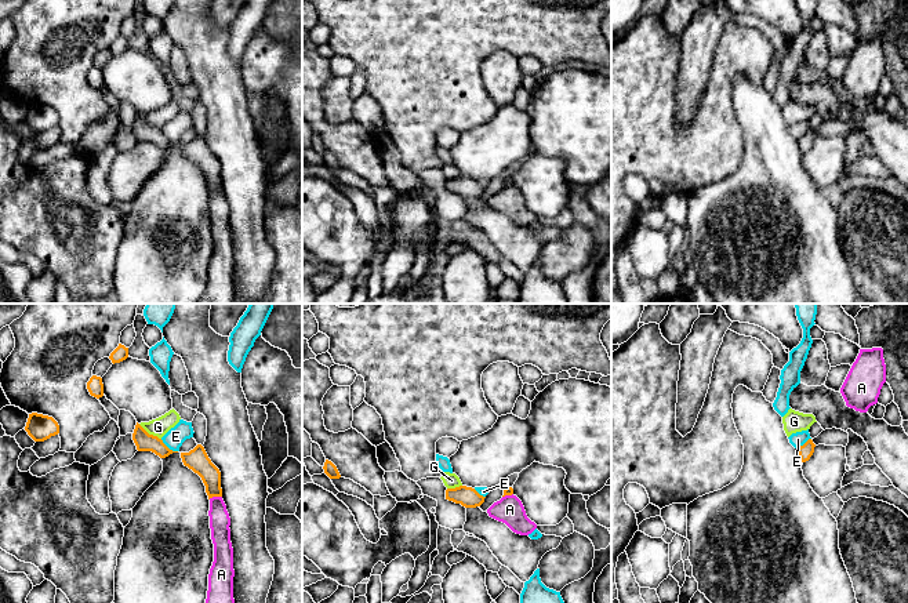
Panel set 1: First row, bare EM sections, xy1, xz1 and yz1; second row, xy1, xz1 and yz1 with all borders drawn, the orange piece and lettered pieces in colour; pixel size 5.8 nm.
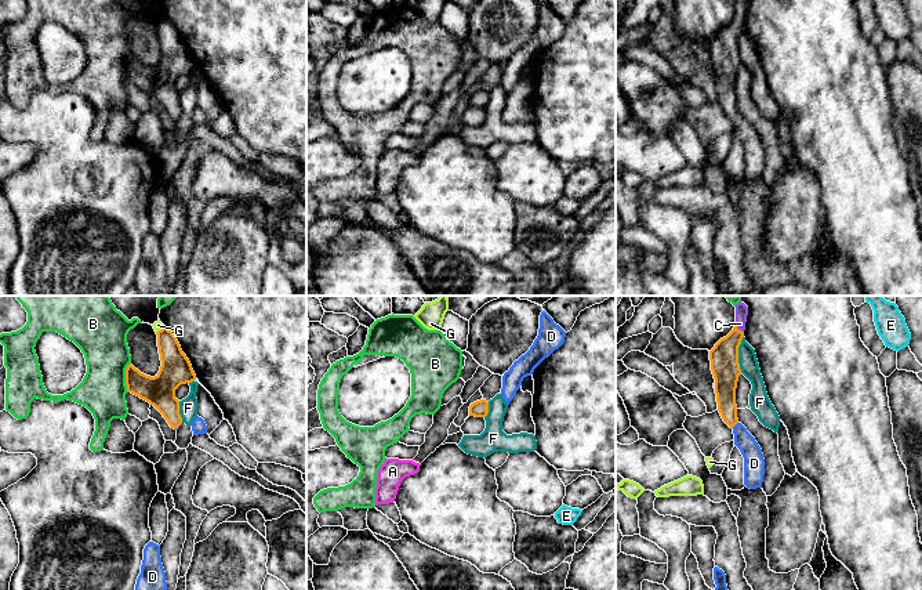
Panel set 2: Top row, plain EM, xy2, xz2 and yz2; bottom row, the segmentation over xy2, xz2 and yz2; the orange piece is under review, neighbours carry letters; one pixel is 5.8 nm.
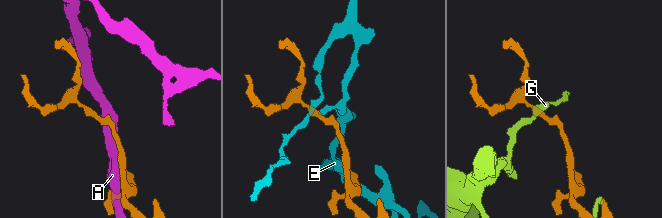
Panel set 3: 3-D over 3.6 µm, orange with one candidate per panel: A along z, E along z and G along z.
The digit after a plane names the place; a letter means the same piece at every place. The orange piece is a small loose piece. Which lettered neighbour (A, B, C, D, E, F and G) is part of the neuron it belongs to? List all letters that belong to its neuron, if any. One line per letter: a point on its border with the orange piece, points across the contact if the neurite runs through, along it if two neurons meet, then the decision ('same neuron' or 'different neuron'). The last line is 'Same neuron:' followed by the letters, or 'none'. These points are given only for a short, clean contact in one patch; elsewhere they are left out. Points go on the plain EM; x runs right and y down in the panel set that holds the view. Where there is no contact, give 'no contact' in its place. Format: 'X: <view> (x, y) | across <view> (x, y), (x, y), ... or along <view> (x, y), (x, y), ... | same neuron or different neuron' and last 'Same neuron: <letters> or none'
A: xy1 (214, 186) | different neuron
B: xy2 (126, 68) | different neuron
C: yz2 (737, 20) | across yz2 (723, 47), (737, 20), (740, 4) | same neuron
D: yz2 (734, 115) | across yz2 (725, 73), (726, 97), (734, 115), (751, 141), (754, 152) | same neuron
E: xy1 (167, 138) | along xy1 (160, 130), (177, 142) | different neuron
F: yz2 (737, 44) | different neuron
G: xy1 (148, 124) | different neuron
Same neuron: C, D

